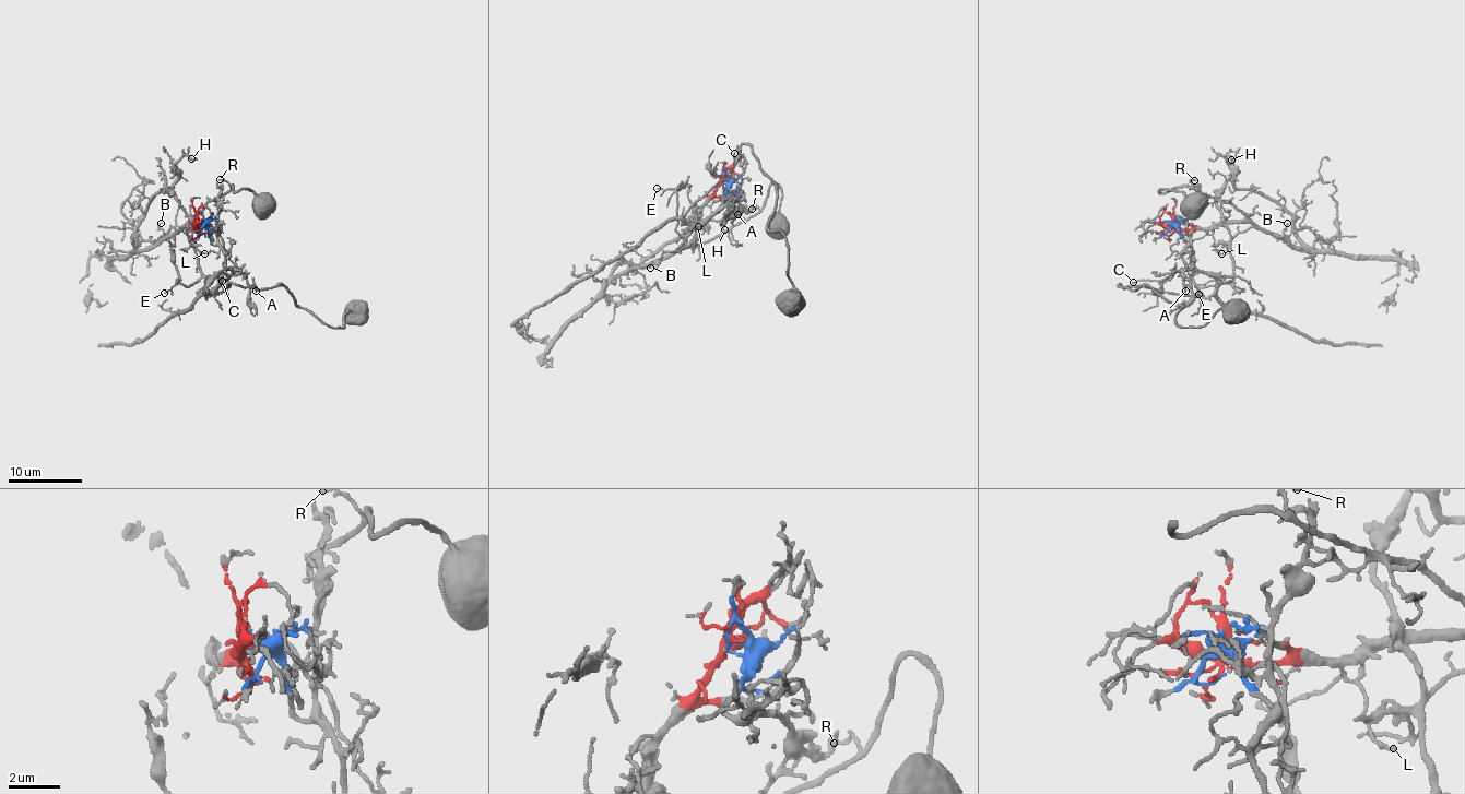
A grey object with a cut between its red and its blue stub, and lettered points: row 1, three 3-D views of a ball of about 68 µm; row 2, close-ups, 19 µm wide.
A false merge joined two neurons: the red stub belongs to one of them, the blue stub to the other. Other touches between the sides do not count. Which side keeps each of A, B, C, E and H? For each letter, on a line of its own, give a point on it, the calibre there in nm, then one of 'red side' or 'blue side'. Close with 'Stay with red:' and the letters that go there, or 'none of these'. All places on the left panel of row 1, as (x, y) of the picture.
A: (256, 291) | 110 nm | blue side
B: (161, 223) | 120 nm | red side
C: (222, 281) | 100 nm | blue side
E: (164, 293) | 80 nm | blue side
H: (191, 158) | 90 nm | red side
Stay with red: B, H

